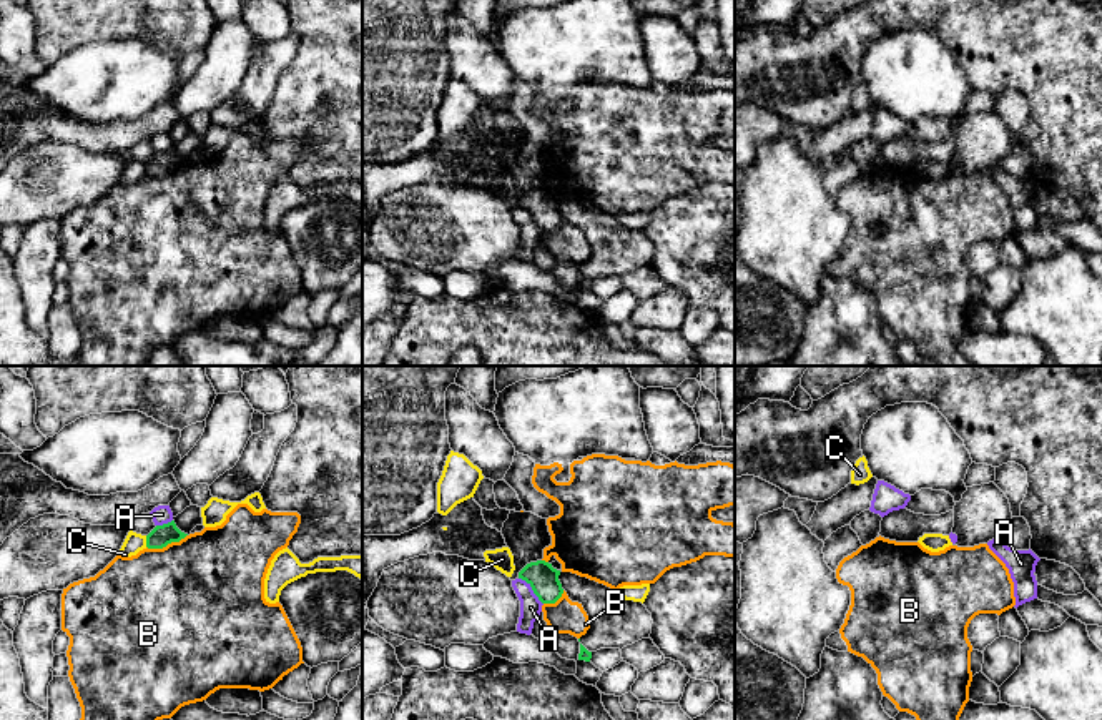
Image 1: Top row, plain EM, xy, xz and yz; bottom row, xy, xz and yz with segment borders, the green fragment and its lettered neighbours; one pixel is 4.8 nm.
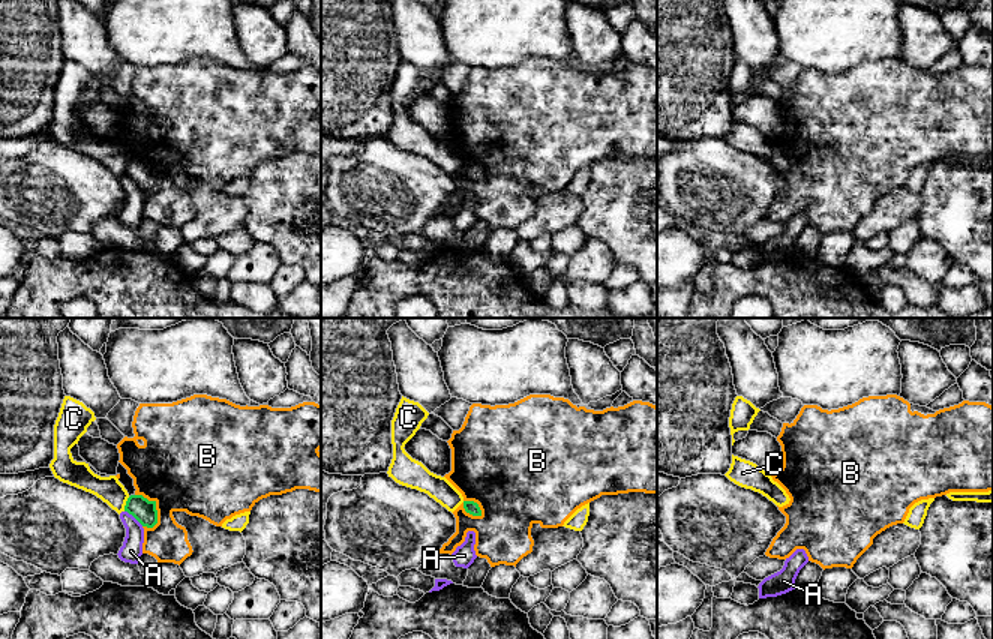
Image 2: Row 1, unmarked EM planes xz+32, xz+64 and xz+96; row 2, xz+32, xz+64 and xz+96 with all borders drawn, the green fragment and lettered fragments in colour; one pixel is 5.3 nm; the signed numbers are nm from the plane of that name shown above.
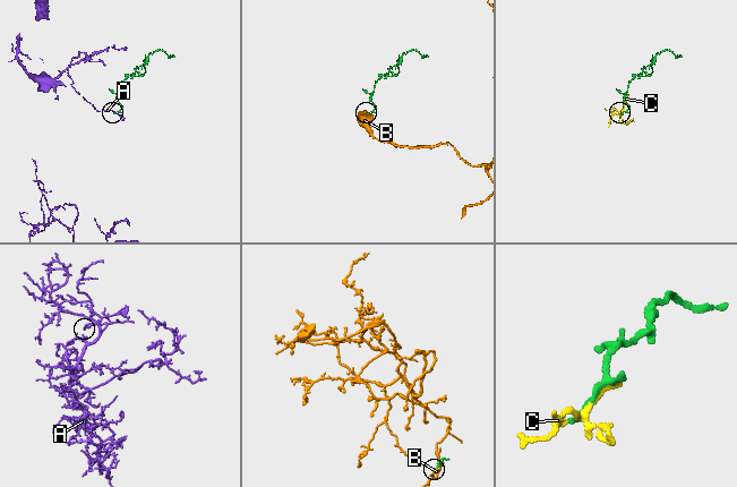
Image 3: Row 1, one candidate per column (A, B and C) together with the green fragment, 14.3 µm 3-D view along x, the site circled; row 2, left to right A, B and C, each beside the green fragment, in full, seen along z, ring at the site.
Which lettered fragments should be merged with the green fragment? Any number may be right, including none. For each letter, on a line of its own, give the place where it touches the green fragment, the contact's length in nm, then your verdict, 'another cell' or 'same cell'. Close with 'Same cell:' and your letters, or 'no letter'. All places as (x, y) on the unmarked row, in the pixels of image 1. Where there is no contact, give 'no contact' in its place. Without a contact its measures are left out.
A: meets green in xz at (532, 216); contact 180 nm long; another cell
B: meets green in xy at (167, 172); contact 220 nm long; another cell
C: meets green in xy at (147, 168); contact 60 nm long; another cell
Same cell: no letter

